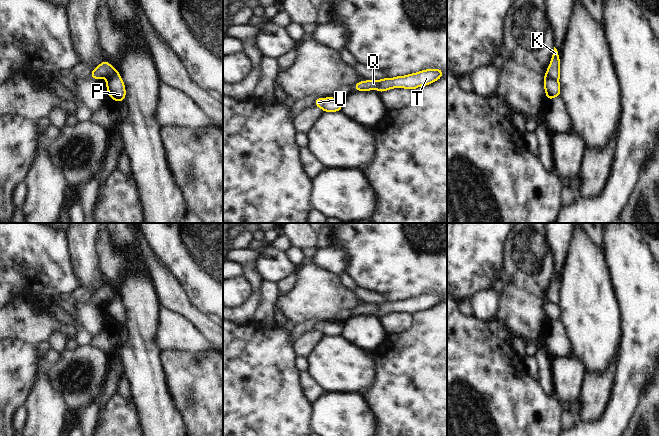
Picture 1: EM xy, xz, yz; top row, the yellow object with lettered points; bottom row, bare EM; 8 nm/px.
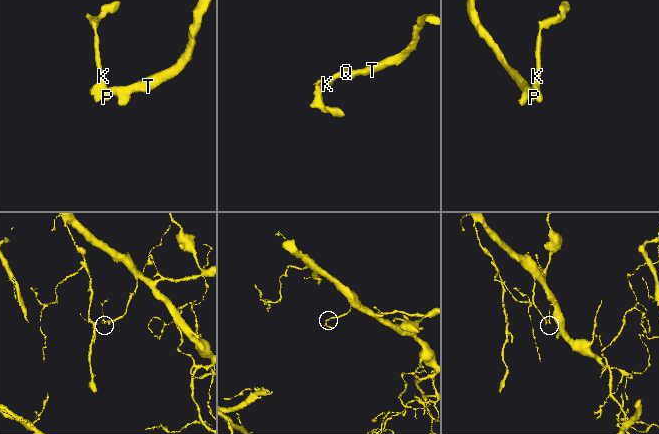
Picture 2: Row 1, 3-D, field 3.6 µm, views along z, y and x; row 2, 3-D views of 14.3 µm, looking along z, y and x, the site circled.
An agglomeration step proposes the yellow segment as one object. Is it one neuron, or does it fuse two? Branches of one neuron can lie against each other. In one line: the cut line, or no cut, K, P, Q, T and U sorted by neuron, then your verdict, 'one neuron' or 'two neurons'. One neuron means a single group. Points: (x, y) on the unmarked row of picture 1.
cut in yz along (546, 296), (553, 303), (557, 304); K U / P Q T; two neurons

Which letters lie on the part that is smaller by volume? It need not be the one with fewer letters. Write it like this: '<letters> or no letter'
K, U

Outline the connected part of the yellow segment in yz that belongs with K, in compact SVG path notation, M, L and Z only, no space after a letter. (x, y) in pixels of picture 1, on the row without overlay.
M554 271L550 289L548 290L546 297L553 303L560 303L560 281L557 273Z

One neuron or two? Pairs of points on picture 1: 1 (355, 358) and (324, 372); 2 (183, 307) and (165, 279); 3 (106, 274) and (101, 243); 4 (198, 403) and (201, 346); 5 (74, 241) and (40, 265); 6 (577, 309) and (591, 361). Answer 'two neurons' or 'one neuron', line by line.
1: one neuron
2: one neuron
3: one neuron
4: two neurons
5: two neurons
6: one neuron

